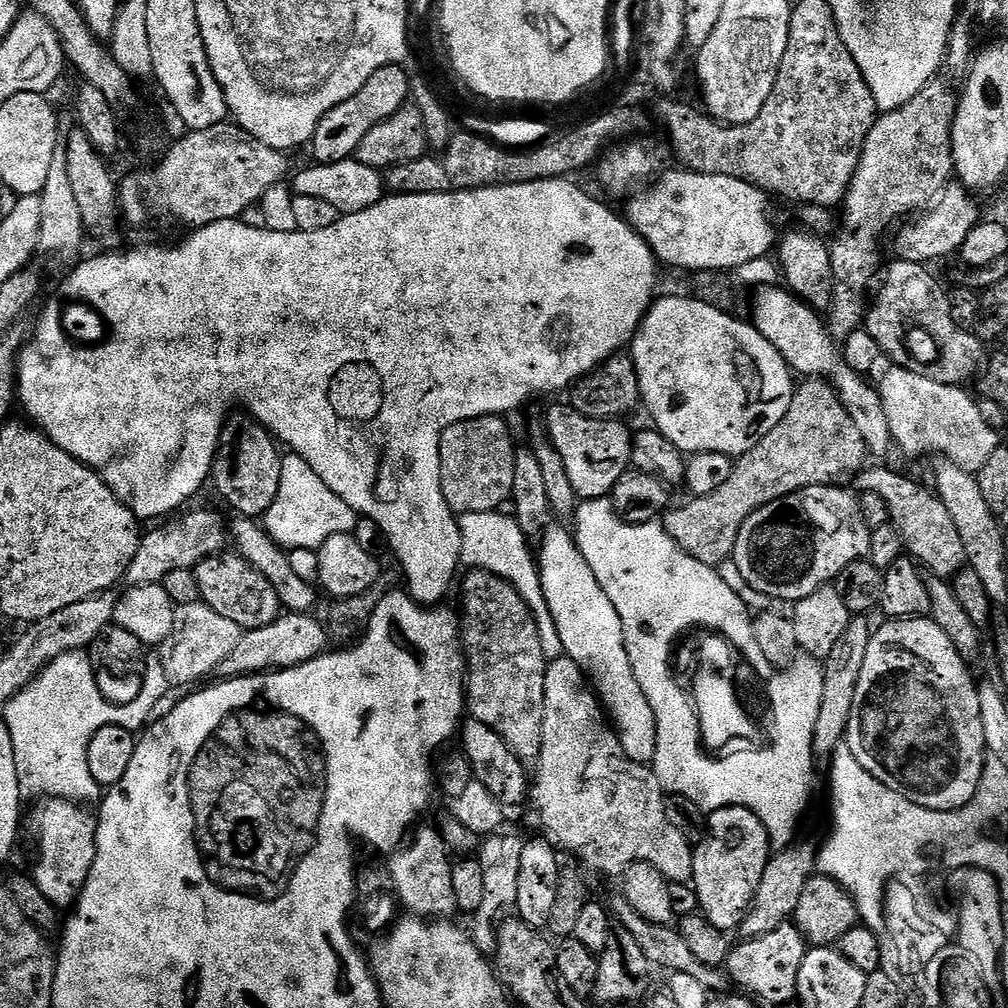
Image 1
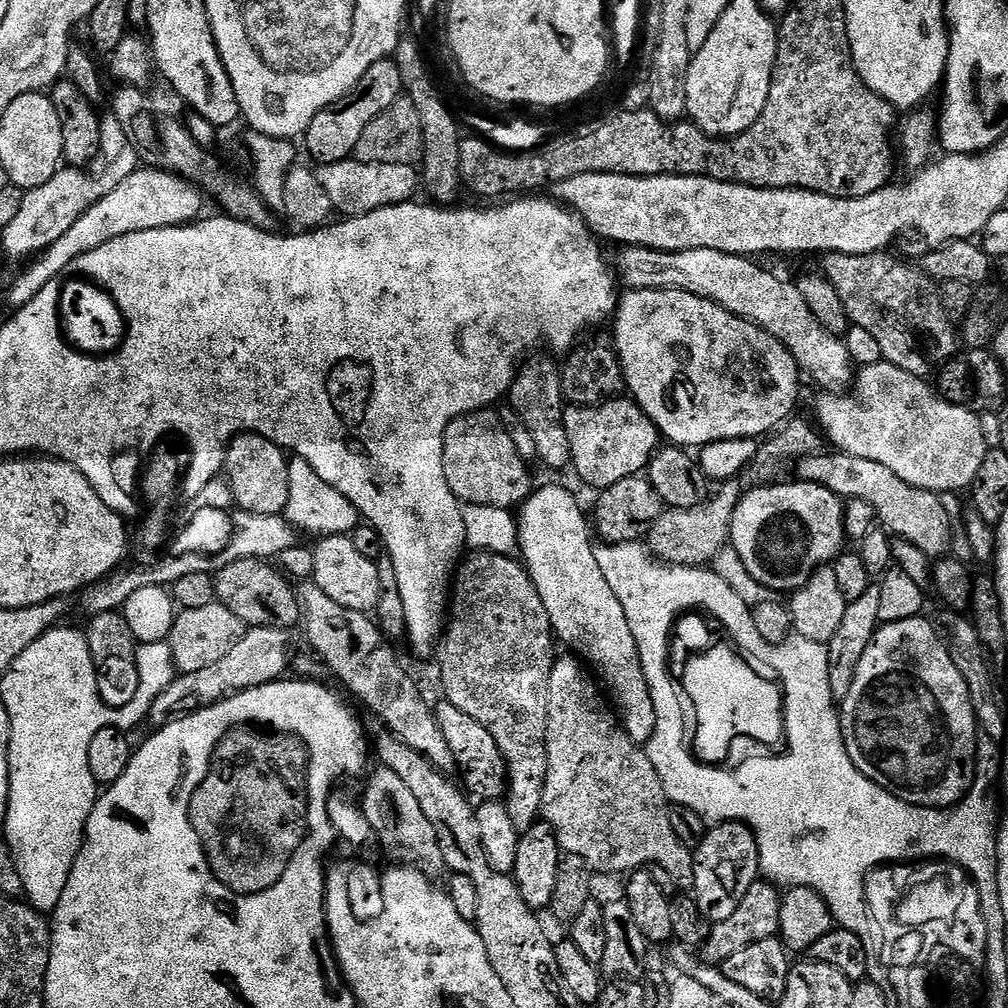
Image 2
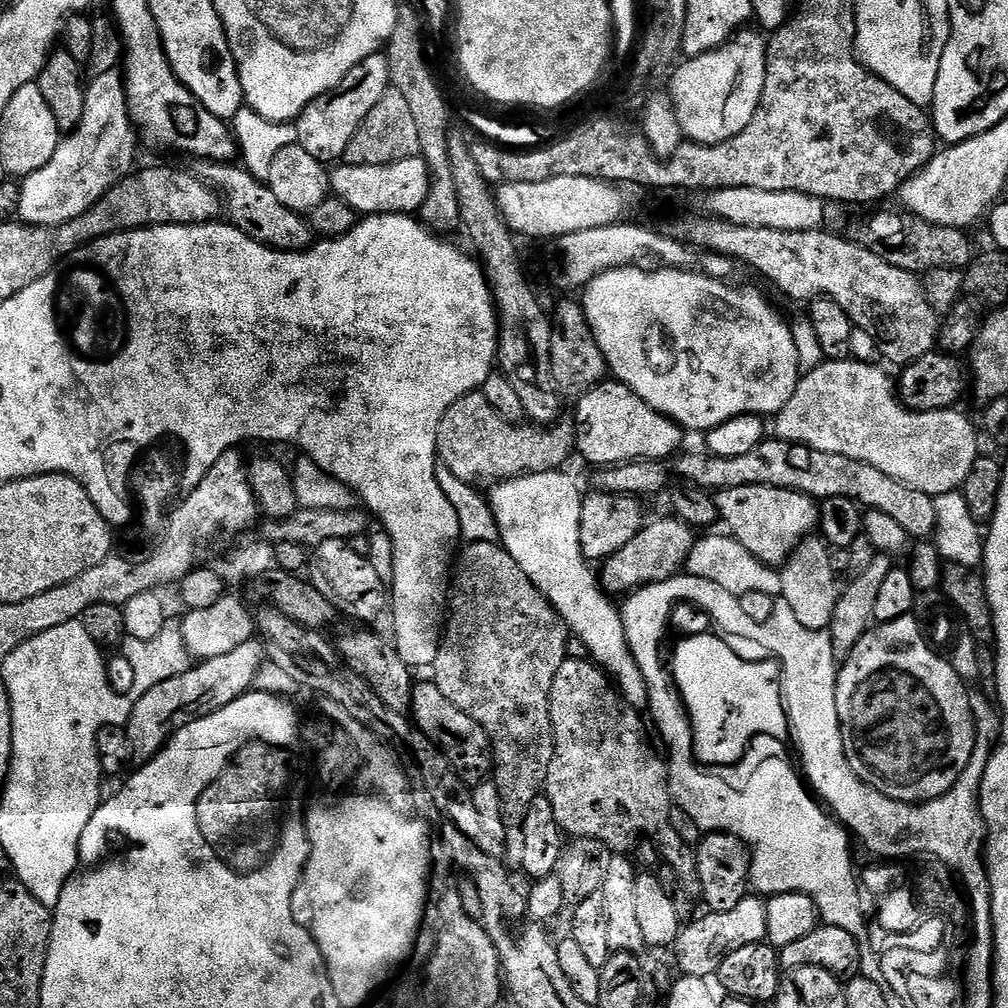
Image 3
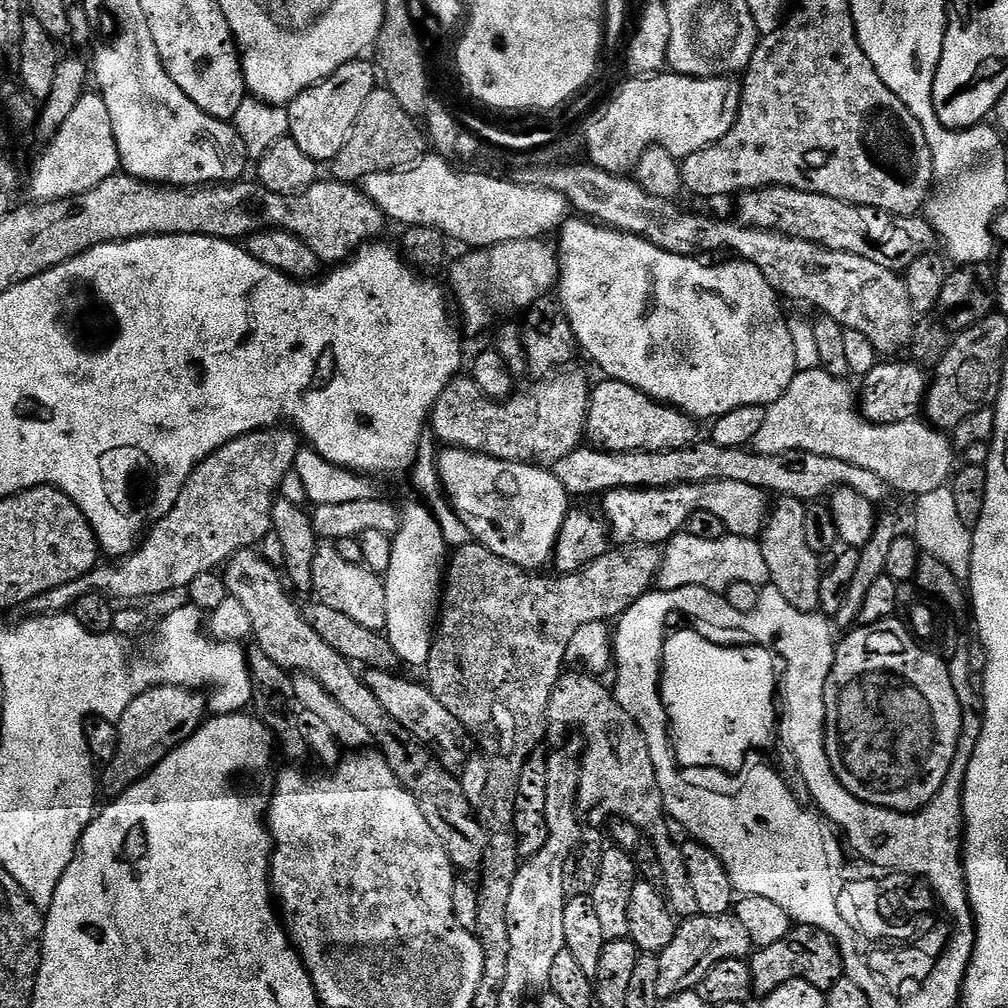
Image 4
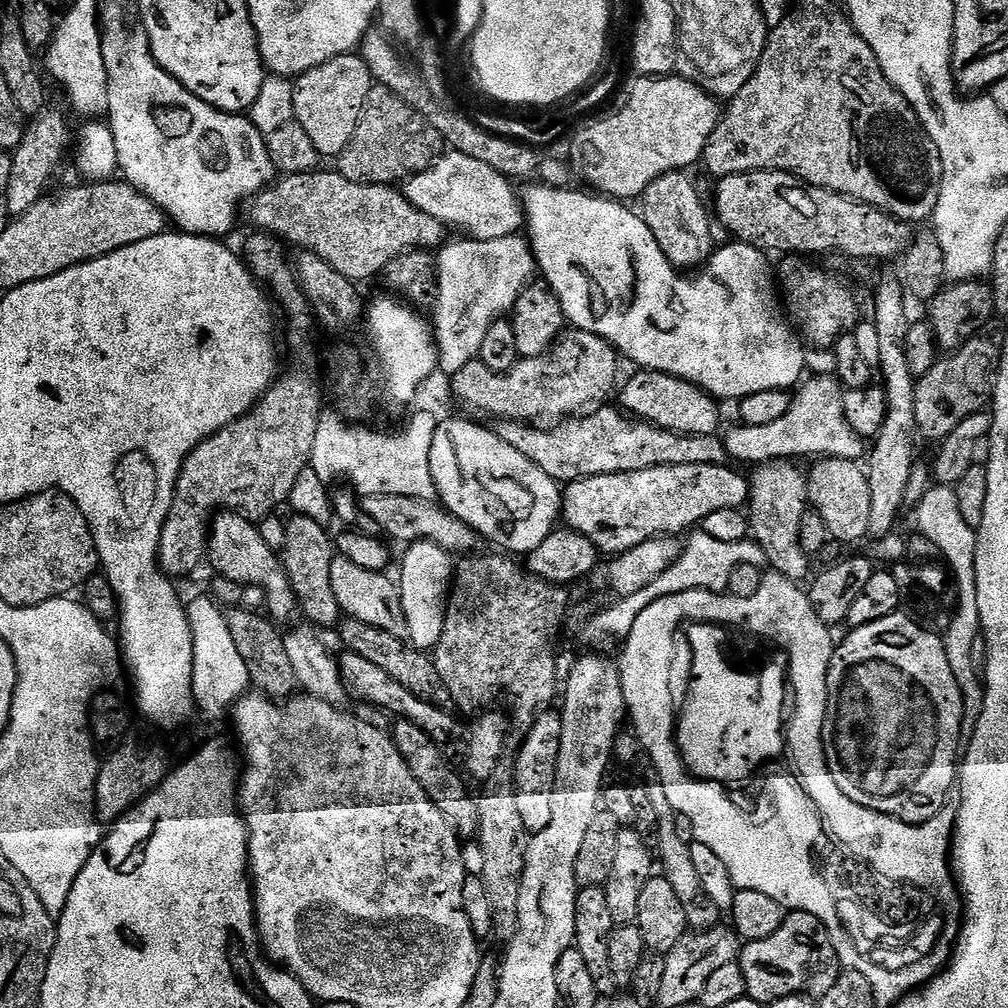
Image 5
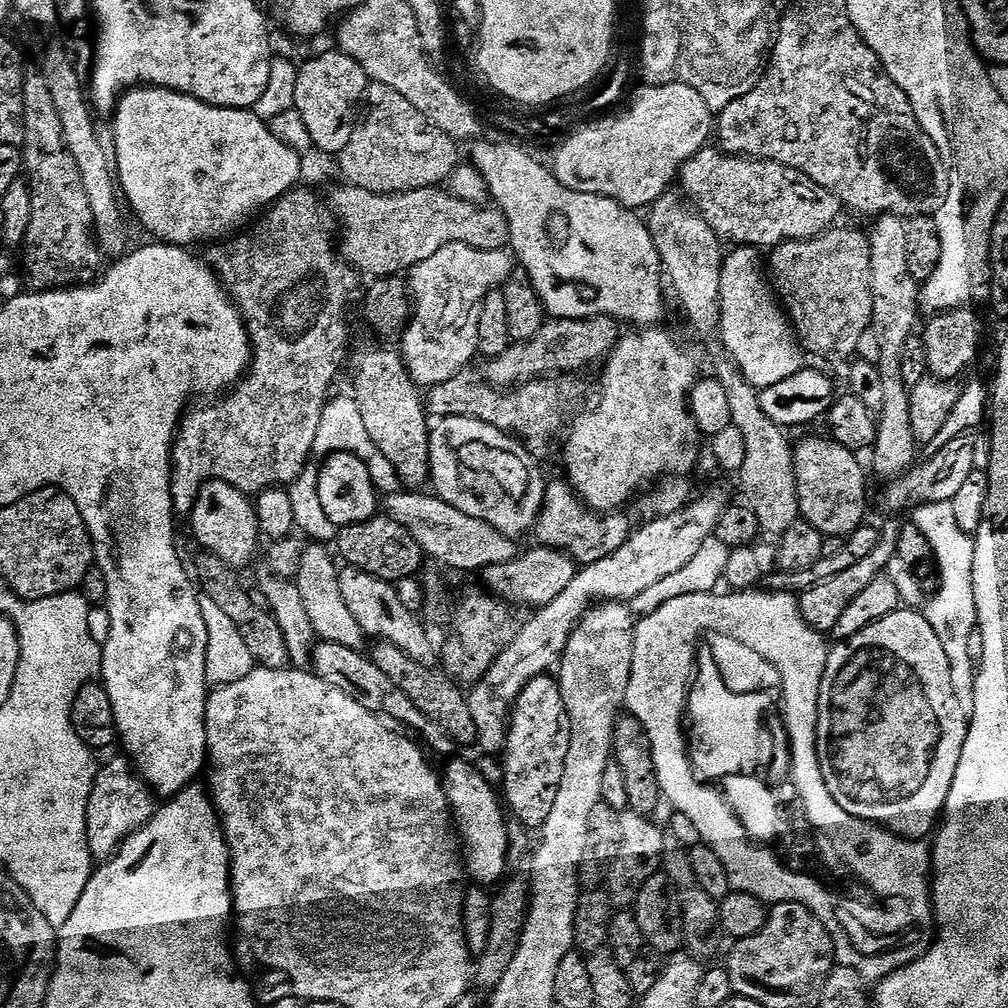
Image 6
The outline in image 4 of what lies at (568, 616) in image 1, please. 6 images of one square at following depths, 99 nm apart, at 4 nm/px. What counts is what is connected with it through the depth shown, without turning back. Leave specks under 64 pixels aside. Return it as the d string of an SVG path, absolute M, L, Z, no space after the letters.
M445 447L438 456L442 487L469 533L484 544L498 558L506 558L519 568L540 570L544 563L553 559L556 539L562 530L562 522L570 511L570 497L555 471L537 466L532 462L500 460L482 452L471 452L468 448Z

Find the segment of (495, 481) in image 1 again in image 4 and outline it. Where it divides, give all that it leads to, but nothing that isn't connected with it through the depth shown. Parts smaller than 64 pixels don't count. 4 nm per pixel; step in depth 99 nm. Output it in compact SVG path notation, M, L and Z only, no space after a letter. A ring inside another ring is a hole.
M544 378L533 388L517 391L503 402L491 405L492 412L472 416L471 379L452 380L438 398L430 417L430 428L441 445L468 448L500 460L555 462L581 447L588 427L588 404L592 388L584 380ZM436 431L436 432L435 432Z

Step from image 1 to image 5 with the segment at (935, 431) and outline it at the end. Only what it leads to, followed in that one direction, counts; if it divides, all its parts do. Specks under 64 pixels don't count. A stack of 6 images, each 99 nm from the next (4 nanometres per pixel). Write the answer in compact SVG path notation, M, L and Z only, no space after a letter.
M820 376L808 385L805 383L795 393L797 396L789 403L788 412L782 418L766 426L750 424L730 429L728 436L723 437L729 457L733 461L741 460L744 464L752 464L751 466L784 462L789 458L796 458L792 456L800 455L859 461L866 452L865 441L854 434L854 430L850 430L850 422L846 422L844 413L844 392L841 385L829 376Z

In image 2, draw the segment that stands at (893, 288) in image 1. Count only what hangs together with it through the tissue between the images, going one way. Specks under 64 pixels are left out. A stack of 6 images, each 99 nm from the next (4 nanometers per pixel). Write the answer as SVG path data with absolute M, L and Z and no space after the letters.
M883 251L851 256L830 252L823 257L822 272L838 290L849 321L878 338L887 363L921 378L931 377L932 364L920 349L920 336L930 347L940 348L941 361L947 362L958 352L957 329L943 306L937 281L919 267L911 268L888 255L892 254Z

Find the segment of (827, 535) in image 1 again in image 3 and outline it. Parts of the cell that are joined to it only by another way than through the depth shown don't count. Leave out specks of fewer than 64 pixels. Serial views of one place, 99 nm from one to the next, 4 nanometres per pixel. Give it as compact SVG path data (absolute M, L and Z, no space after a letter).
M738 486L715 493L714 499L727 531L762 563L783 566L805 538L813 535L820 522L820 509L811 496L785 488Z

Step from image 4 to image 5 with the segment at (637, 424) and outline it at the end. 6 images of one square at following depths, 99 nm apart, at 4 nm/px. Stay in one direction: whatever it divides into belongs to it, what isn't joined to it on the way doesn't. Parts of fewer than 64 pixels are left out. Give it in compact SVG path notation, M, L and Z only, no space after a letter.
M647 370L633 371L633 376L619 389L619 407L623 409L629 417L635 418L646 424L653 424L659 428L665 428L678 434L687 436L715 436L720 428L720 408L716 397L704 392L697 384L691 384L685 380L680 380L677 376L671 376L665 372L650 372Z

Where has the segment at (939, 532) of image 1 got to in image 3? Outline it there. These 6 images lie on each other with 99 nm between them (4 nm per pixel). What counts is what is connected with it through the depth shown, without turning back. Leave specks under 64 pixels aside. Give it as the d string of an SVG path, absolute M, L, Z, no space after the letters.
M766 438L739 458L722 458L704 450L687 452L677 455L674 460L677 474L684 479L681 481L713 494L738 486L766 486L803 492L816 502L841 496L859 502L865 509L890 514L890 518L895 518L898 526L902 526L913 541L927 541L936 535L938 512L935 499L922 494L922 490L914 490L890 478L890 474L882 474L882 470L866 462L858 462L842 454L826 454L805 444L779 438Z

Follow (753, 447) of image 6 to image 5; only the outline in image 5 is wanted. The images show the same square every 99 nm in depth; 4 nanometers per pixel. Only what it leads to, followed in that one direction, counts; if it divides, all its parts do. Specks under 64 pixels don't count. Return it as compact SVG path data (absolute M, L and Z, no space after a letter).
M769 462L759 465L750 476L750 495L746 515L750 521L750 536L765 551L771 571L781 572L797 582L809 579L809 553L800 545L802 518L810 511L808 478L792 462Z

